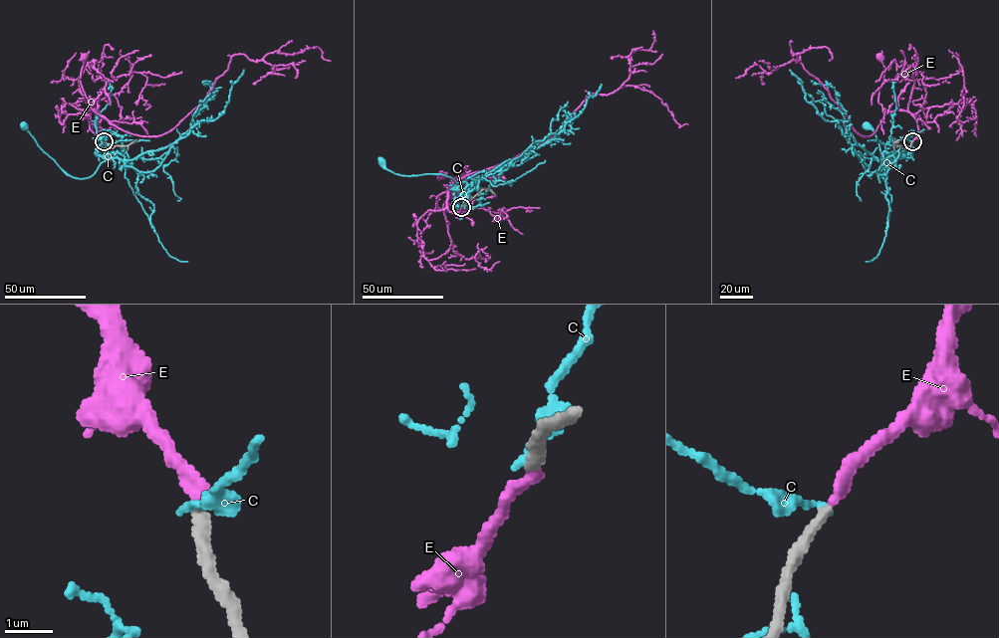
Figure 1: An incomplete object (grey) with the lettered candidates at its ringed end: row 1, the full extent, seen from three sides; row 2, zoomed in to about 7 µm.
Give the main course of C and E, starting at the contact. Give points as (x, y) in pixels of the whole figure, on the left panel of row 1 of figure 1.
C: (104, 141), (107, 137), (102, 141), (108, 147), (109, 158), (93, 175), (75, 178), (44, 151), (24, 126)
E: (104, 141), (92, 124), (89, 112), (91, 109), (99, 114), (89, 105), (80, 81), (84, 58)

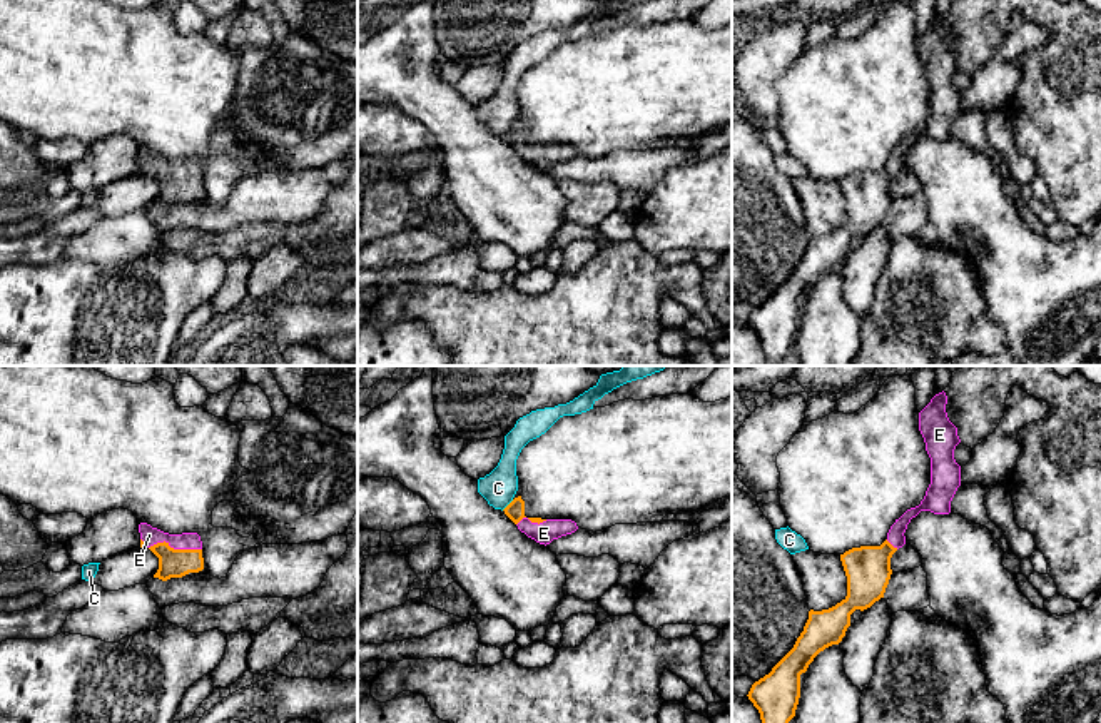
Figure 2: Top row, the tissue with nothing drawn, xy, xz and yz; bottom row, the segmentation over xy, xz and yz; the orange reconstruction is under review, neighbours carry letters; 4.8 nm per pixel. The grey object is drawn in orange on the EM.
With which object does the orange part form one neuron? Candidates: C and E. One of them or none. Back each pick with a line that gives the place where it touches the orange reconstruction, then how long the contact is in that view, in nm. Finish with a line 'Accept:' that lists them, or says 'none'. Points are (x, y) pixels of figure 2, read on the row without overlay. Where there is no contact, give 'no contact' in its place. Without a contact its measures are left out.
E: meets orange in xy at (176, 176); contact 260 nm long
Accept: E

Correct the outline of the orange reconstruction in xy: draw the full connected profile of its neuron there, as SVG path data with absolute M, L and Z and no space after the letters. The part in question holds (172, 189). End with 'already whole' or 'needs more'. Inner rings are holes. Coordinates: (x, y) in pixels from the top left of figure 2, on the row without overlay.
M147 149L139 150L140 174L159 184L154 204L167 207L204 195L202 167L197 159L169 160Z; needs more

